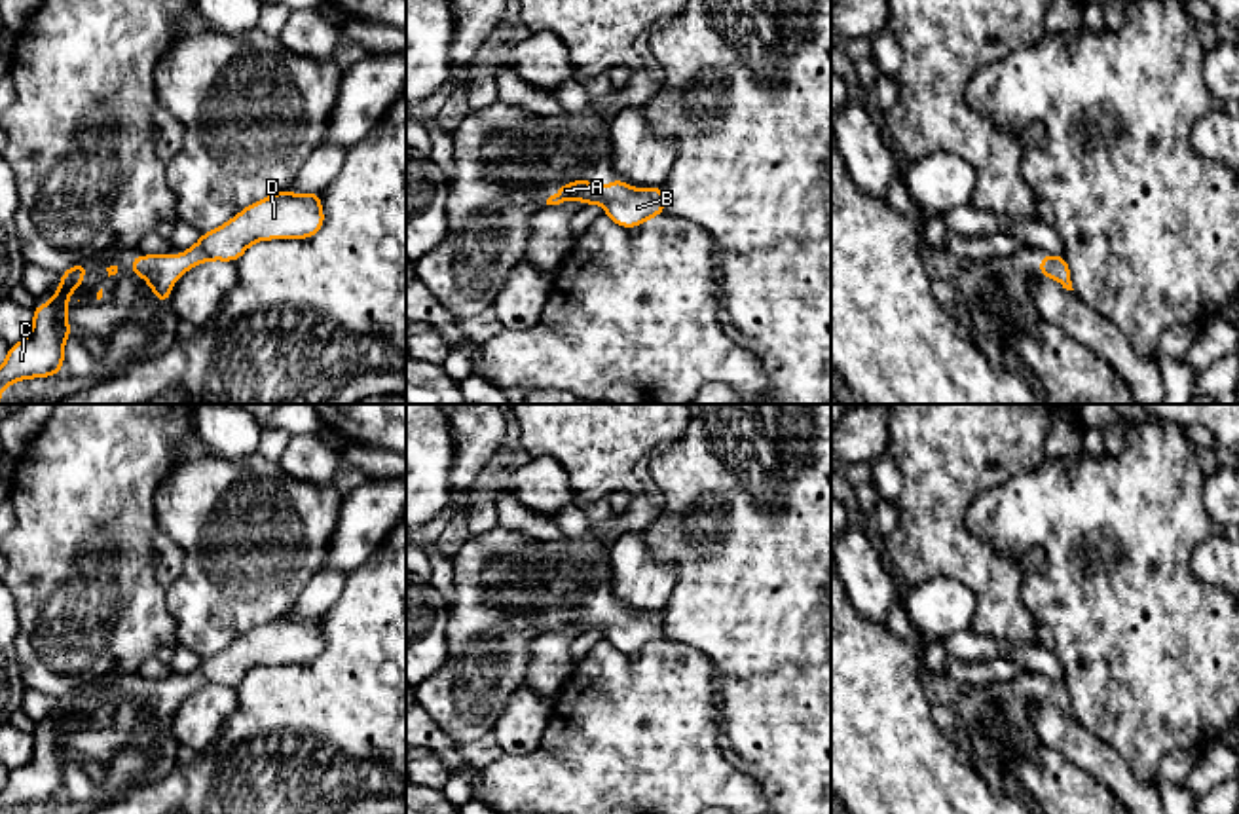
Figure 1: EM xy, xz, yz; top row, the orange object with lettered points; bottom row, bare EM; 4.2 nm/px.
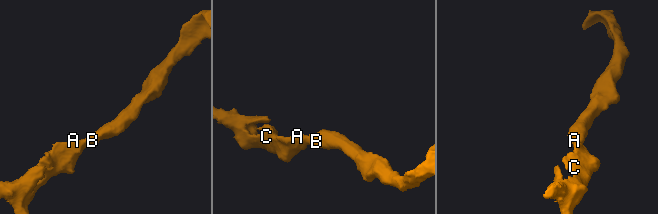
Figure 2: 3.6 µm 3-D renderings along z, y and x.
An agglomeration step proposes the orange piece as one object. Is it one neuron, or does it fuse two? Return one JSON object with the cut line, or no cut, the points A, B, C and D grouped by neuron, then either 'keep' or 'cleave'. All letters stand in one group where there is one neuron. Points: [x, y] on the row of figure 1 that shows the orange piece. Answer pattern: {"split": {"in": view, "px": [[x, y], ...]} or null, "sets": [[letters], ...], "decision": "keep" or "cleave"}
{"split": null, "sets": [["A", "B", "C", "D"]], "decision": "keep"}

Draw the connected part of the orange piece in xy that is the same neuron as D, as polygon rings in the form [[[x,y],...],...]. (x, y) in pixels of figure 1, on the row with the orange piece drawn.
[[[277,192],[249,205],[224,226],[205,231],[197,245],[182,256],[144,256],[137,254],[129,264],[135,275],[146,279],[157,296],[157,304],[169,302],[171,287],[178,275],[205,260],[237,262],[245,249],[260,239],[307,239],[324,224],[321,192],[296,195]]]

